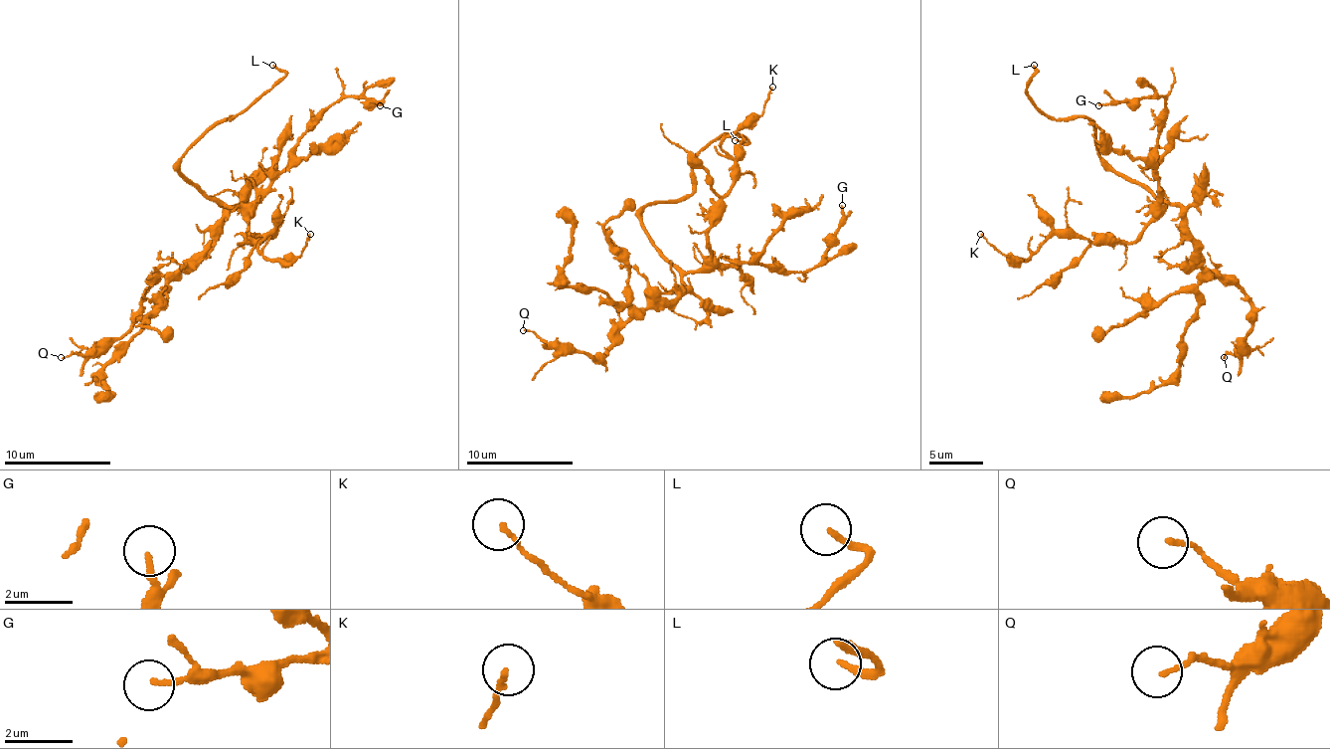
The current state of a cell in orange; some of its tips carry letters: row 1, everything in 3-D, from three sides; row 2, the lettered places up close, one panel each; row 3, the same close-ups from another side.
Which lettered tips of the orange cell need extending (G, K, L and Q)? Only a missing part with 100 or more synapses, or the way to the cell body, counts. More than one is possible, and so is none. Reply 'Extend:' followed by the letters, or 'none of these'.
Extend: L

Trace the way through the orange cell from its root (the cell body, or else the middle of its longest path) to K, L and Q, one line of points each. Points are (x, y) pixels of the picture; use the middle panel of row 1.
K: (684, 287), (681, 280), (711, 258), (708, 210), (732, 183), (735, 161), (722, 143), (761, 113), (772, 87)
L: (684, 287), (641, 213), (687, 196), (692, 161), (724, 135), (748, 140), (735, 140)
Q: (684, 287), (668, 301), (654, 301), (630, 319), (600, 357), (558, 352), (531, 330), (523, 330)

